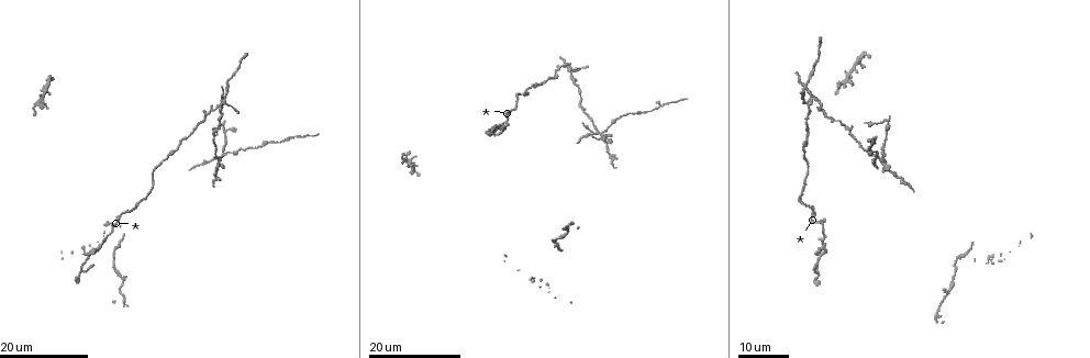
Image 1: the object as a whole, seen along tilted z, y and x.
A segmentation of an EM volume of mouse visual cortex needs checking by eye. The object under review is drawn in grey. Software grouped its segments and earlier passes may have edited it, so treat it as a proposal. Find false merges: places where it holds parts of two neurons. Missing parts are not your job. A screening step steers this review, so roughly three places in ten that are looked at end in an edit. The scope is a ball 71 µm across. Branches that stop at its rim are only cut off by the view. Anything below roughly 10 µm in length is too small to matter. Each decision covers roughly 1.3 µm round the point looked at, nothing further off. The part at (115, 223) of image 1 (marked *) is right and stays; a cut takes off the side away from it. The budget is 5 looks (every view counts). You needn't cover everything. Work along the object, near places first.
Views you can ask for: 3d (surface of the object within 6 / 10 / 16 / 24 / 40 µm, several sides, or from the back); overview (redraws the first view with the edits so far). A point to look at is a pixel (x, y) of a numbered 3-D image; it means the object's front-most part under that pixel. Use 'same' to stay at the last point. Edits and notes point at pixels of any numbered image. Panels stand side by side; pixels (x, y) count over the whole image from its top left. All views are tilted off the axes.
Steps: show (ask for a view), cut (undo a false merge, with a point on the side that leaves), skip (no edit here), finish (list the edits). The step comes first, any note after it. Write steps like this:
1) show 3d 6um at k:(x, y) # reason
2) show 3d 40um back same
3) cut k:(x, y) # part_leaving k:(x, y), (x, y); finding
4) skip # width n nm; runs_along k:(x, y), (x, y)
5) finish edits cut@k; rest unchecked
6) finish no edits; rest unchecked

show 3d 24um at 1:(823, 224) # three-way junction

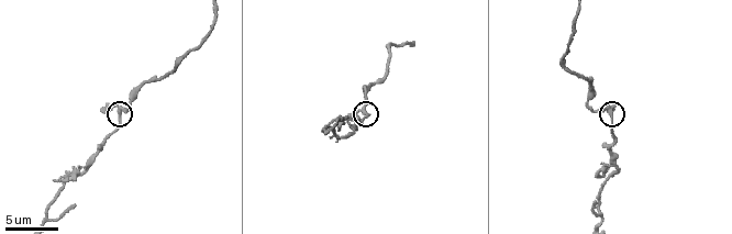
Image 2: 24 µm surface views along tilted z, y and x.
show 3d 10um at 2:(119, 114)

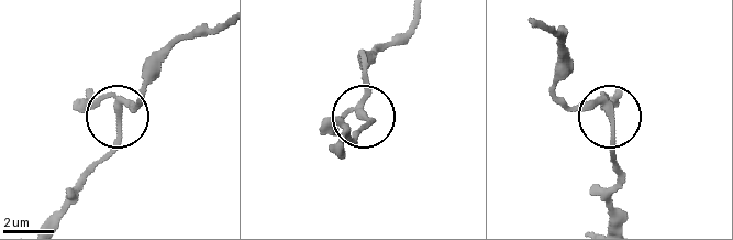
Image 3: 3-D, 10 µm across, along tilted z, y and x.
skip # arms 3; one neuron here

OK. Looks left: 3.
show 3d 10um at 2:(349, 134)

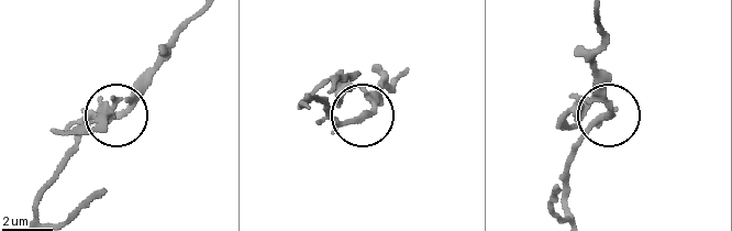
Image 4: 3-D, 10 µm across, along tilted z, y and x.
skip # side_arm 39 um; runs_along 4:(594, 12), (600, 35), (596, 85), (610, 113), (572, 146); one neuron here

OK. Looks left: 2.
show 3d 24um at 1:(223, 99) # small branch off a trunk

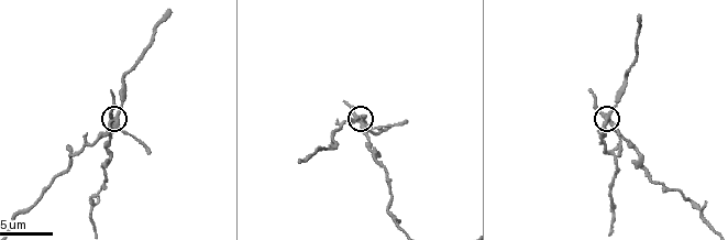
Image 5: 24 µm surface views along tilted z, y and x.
show 3d 10um at 5:(611, 122)

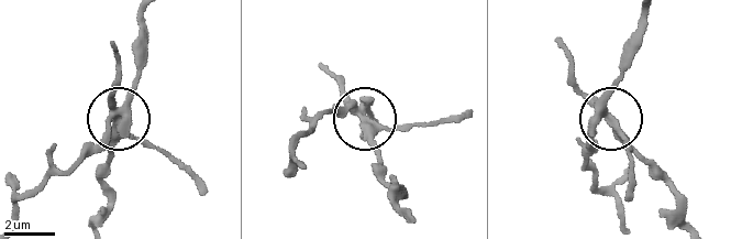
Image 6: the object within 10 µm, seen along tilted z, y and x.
cut 6:(111, 94) # side_arm 13 um; part_leaving 6:(113, 113), (104, 172), (111, 208), (102, 220); two neurons meet here

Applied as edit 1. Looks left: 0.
finish edits cut@6; rest unchecked

